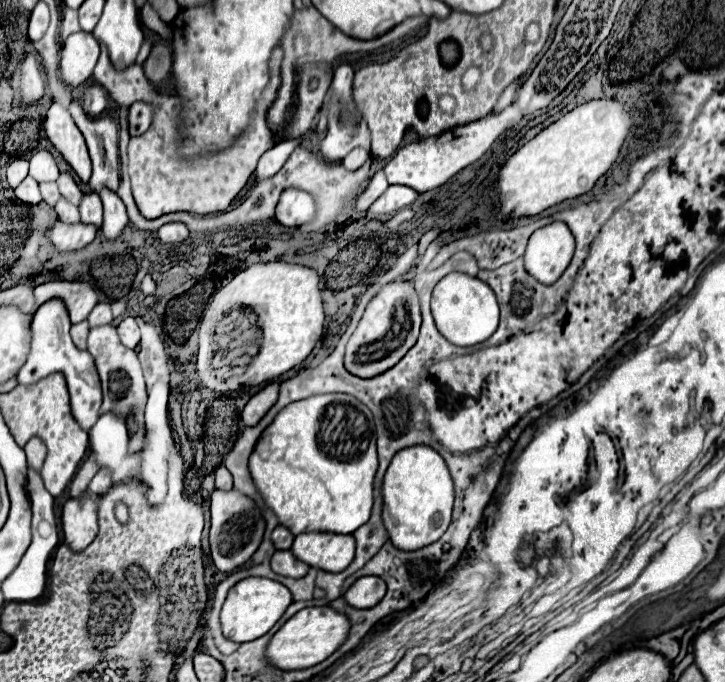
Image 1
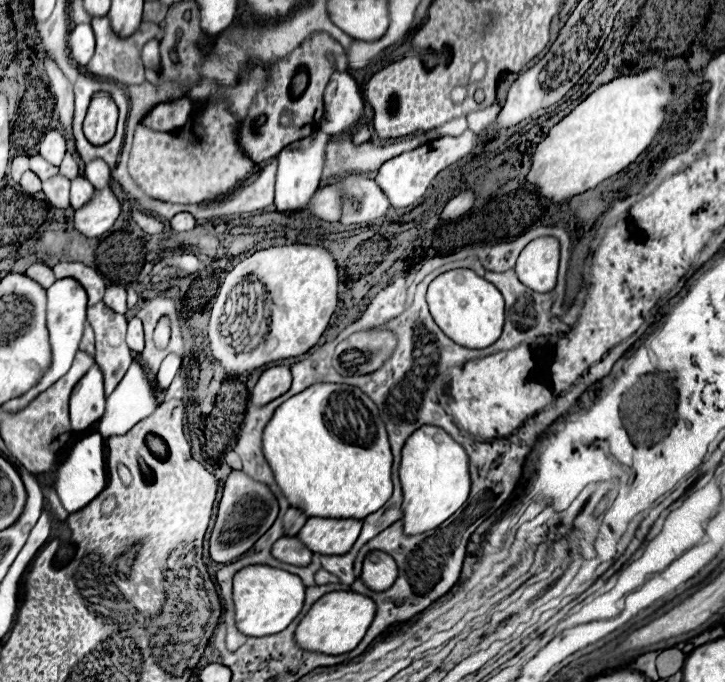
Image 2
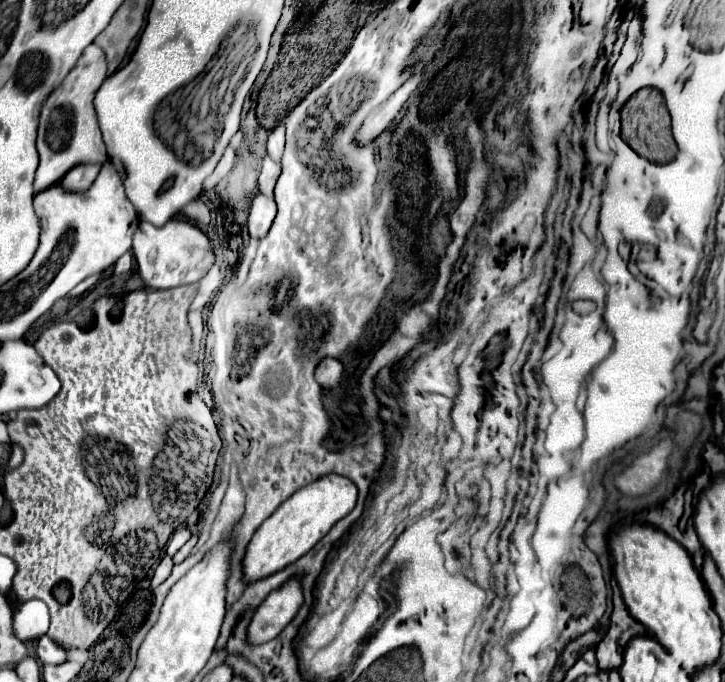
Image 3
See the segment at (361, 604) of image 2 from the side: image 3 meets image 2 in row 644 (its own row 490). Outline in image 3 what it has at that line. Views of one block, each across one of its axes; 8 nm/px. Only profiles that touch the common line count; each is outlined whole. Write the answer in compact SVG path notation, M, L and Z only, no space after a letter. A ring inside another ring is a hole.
M330 474L314 484L308 484L306 488L300 488L286 500L268 520L260 524L260 528L254 532L252 540L246 546L246 554L242 560L242 572L244 582L256 582L262 578L268 578L270 574L280 572L300 556L304 556L340 518L354 508L358 498L356 486L346 480L344 476Z

